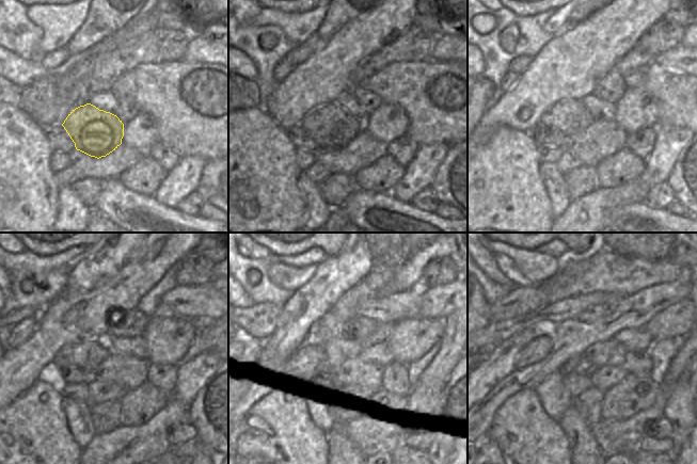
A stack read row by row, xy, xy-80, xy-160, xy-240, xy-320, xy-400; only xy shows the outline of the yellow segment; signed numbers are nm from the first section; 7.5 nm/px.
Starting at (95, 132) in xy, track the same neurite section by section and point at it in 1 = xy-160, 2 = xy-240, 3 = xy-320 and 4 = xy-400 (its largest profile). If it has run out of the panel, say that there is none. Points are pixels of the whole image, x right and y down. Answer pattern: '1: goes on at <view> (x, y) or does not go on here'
1: goes on at xy-160 (570, 117)
2: goes on at xy-240 (91, 354)
3: goes on at xy-320 (309, 354)
4: goes on at xy-400 (539, 348)

